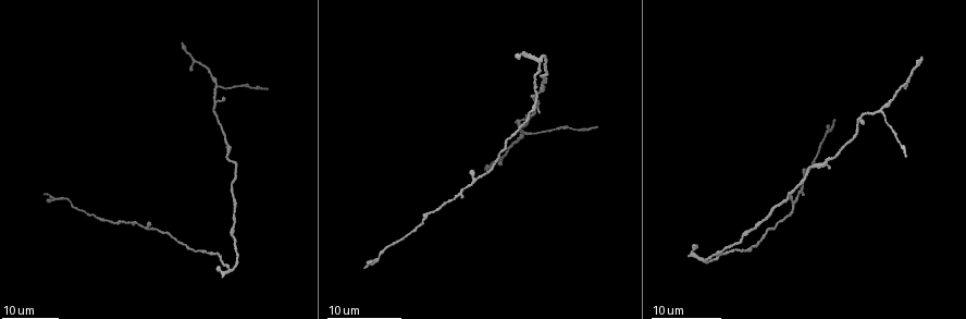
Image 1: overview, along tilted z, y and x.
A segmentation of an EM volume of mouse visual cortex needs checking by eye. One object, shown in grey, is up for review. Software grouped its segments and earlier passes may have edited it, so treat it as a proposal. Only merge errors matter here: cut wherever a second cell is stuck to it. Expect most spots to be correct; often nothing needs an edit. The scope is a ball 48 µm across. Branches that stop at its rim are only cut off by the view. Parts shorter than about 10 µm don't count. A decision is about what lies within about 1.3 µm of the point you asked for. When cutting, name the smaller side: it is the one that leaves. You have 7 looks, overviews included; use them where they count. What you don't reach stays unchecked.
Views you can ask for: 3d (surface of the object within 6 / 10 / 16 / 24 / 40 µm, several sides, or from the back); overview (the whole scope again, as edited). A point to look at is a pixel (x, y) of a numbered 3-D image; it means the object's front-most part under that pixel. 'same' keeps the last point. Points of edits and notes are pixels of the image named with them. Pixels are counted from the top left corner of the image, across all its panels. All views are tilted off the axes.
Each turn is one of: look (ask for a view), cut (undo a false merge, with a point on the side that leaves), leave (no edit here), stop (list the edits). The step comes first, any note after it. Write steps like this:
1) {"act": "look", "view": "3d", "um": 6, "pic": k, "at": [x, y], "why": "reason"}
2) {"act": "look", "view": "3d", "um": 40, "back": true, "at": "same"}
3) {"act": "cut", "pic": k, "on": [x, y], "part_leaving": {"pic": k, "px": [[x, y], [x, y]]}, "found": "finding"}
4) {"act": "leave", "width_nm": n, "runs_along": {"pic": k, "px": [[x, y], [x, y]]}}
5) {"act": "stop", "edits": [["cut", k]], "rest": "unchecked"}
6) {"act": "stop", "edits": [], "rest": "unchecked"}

{"act": "look", "view": "3d", "um": 16, "pic": 1, "at": [109, 220], "why": "thin neck"}

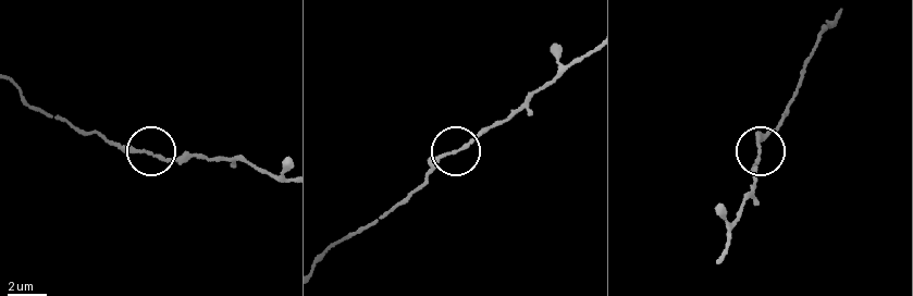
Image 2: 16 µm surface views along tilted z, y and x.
{"act": "look", "view": "3d", "um": 10, "pic": 2, "at": [148, 152]}

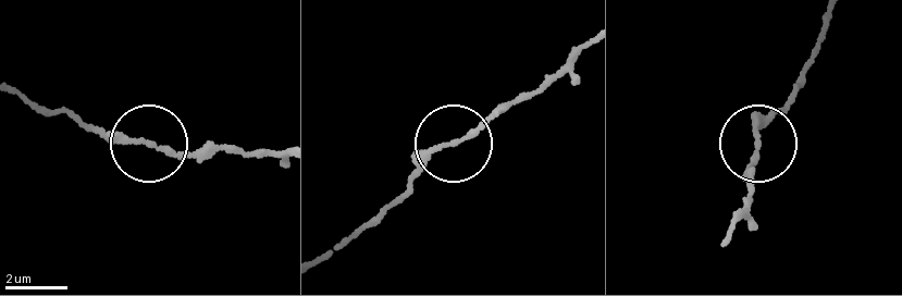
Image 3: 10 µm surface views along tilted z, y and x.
{"act": "leave", "width_nm": 160, "runs_along": {"pic": 3, "px": [[279, 156], [163, 149], [76, 121]]}, "found": "one cell here"}

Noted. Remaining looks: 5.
{"act": "look", "view": "3d", "um": 24, "pic": 1, "at": [798, 194], "why": "a narrow waist"}

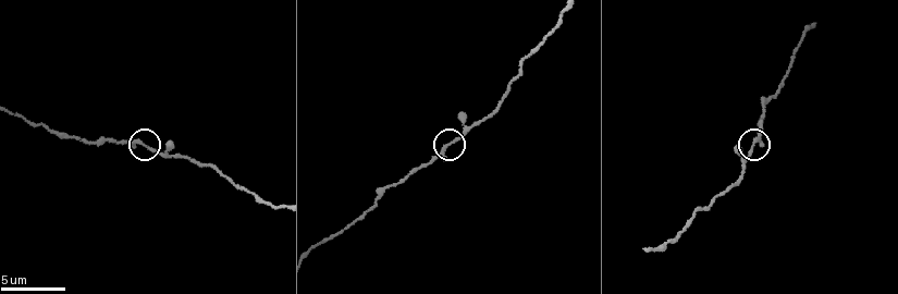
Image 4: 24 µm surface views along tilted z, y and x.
{"act": "look", "view": "3d", "um": 6, "pic": 4, "at": [147, 148]}

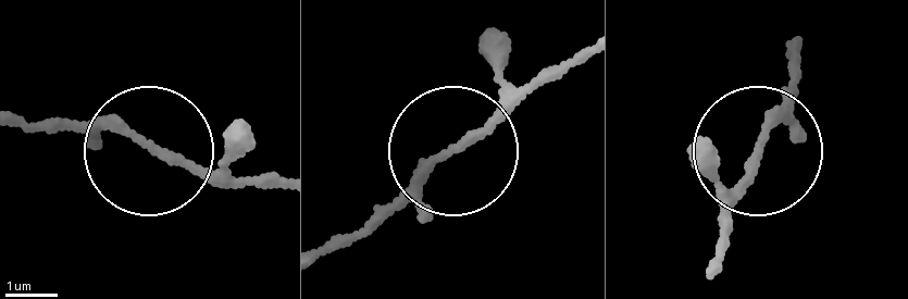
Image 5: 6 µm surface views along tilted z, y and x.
{"act": "leave", "runs_along": {"pic": 5, "px": [[709, 264], [769, 116], [801, 78]]}, "found": "one cell here"}

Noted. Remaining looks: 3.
{"act": "look", "view": "3d", "um": 16, "pic": 1, "at": [229, 143], "why": "small branch off a trunk"}

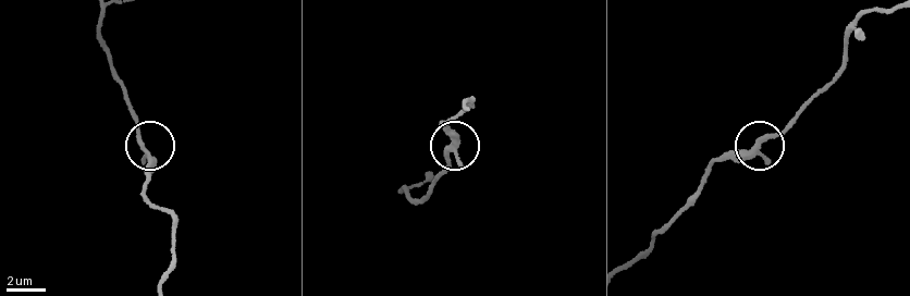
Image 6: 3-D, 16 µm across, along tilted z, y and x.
{"act": "look", "view": "3d", "um": 10, "pic": 6, "at": [756, 147]}

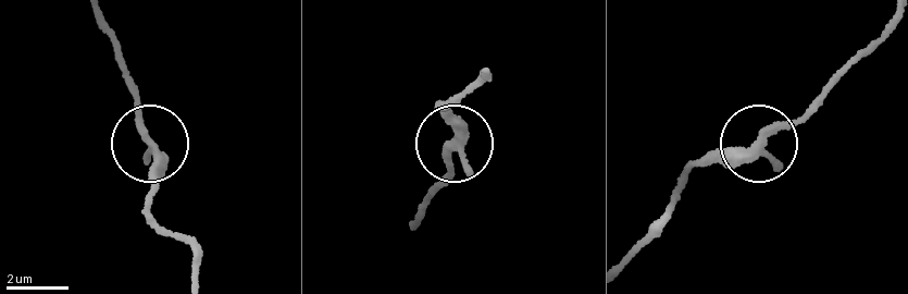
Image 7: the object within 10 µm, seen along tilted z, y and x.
{"act": "look", "view": "3d", "um": 10, "back": true, "pic": 7, "at": [151, 143]}

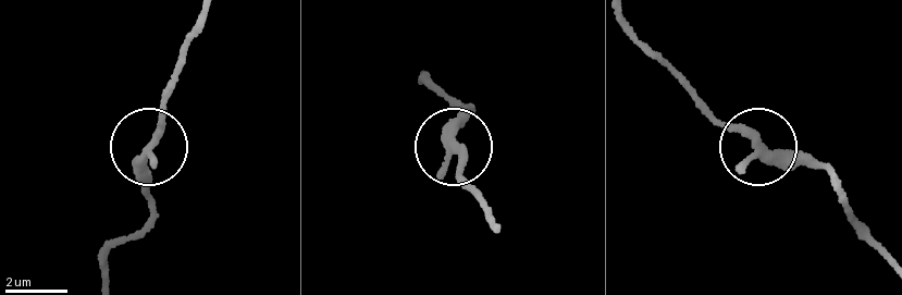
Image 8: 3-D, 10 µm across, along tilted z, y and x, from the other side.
{"act": "leave", "arms": 3, "runs_along": {"pic": 8, "px": [[109, 278], [149, 217], [147, 145], [178, 56]]}, "found": "all the same cell"}

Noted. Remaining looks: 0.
{"act": "stop", "edits": [], "rest": "unchecked"}

